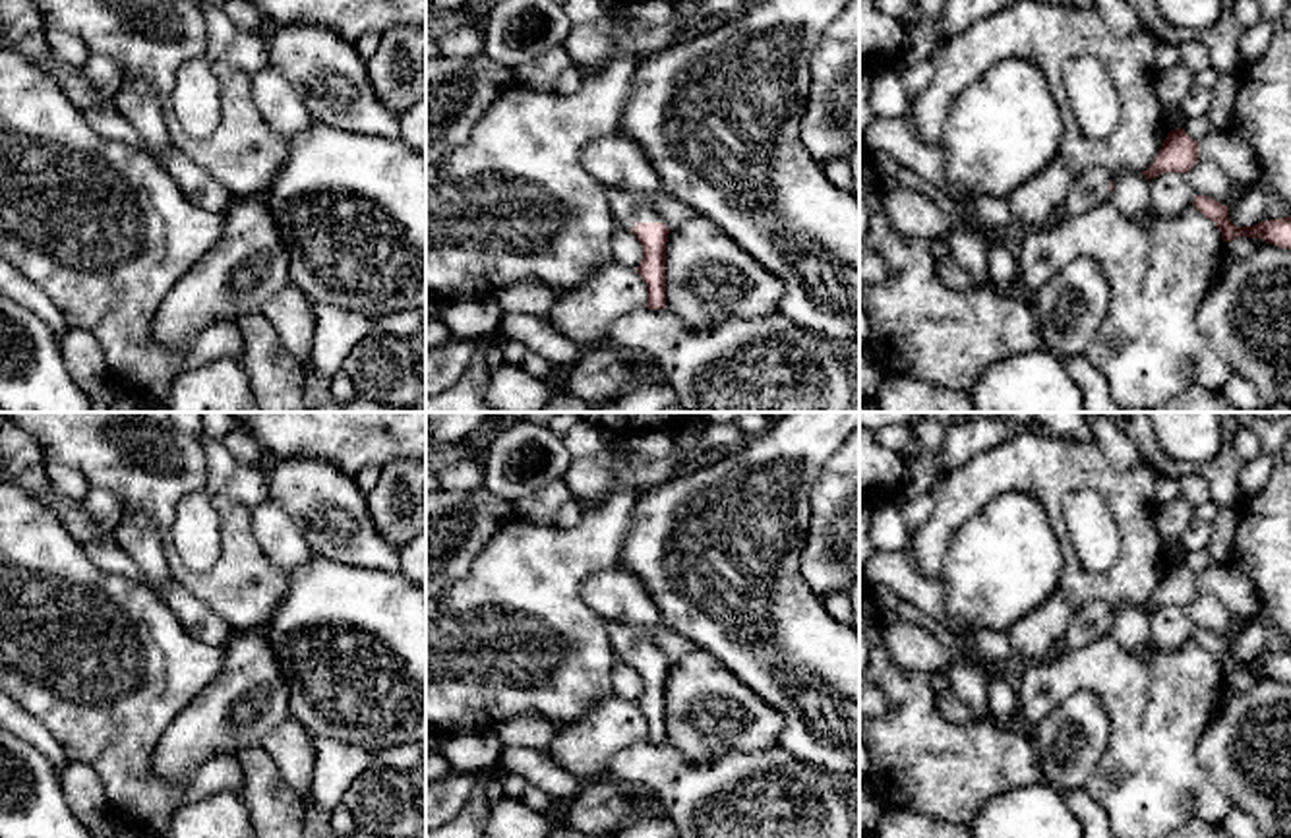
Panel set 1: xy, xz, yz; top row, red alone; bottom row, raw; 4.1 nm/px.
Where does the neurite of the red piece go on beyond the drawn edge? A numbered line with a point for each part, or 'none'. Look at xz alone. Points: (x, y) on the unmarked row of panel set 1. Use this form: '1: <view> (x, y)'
1: xz (628, 641)

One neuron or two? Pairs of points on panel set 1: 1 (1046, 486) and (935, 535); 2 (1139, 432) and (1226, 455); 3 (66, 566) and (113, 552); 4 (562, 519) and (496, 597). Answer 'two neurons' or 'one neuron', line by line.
1: one neuron
2: one neuron
3: two neurons
4: two neurons

